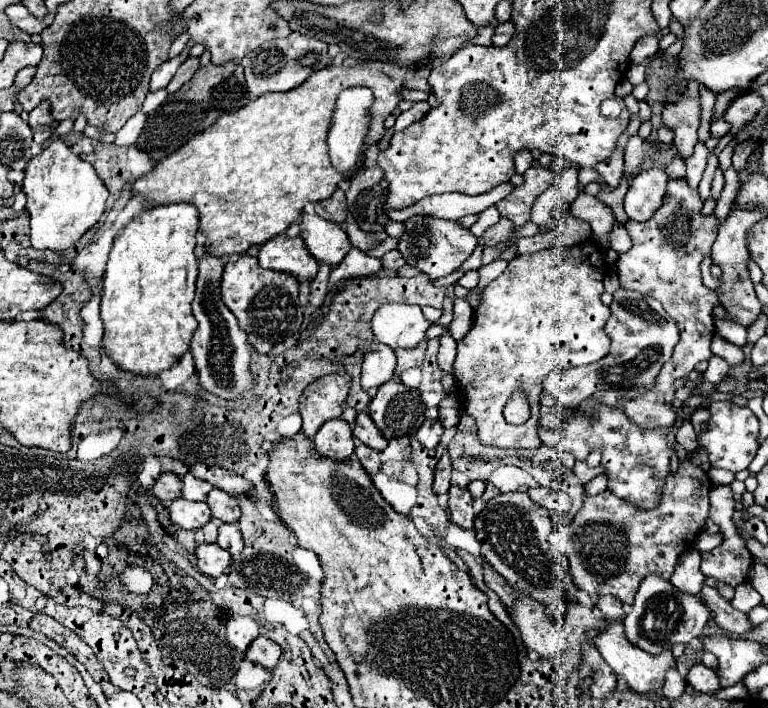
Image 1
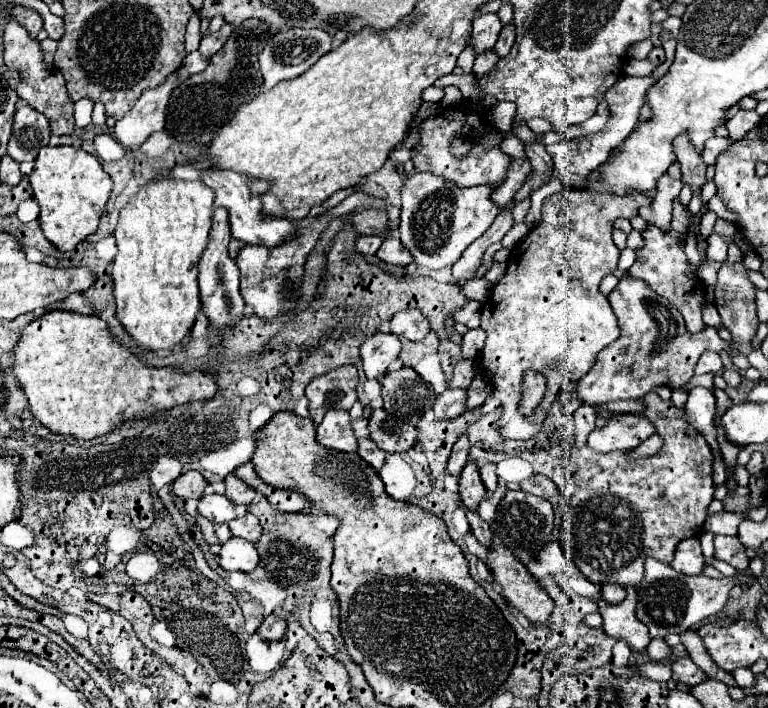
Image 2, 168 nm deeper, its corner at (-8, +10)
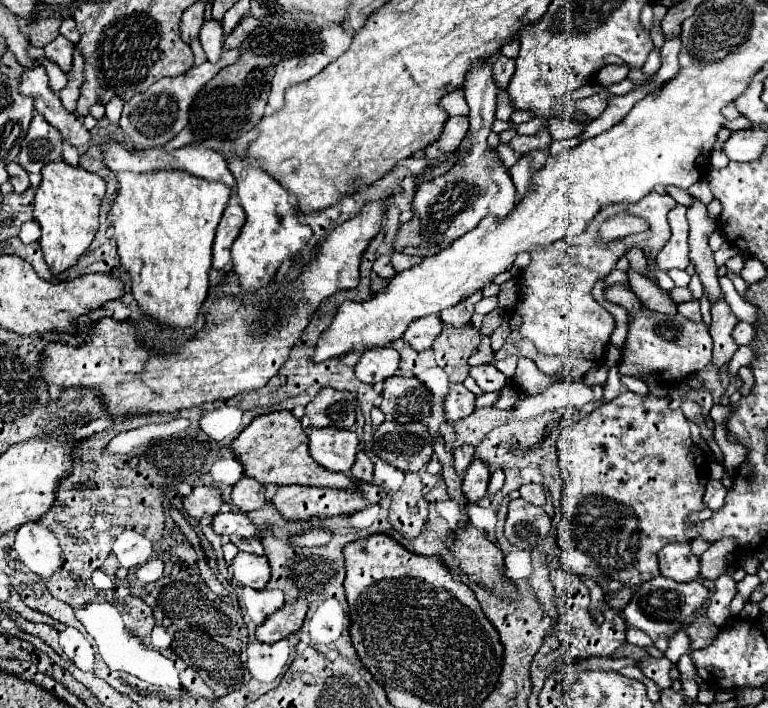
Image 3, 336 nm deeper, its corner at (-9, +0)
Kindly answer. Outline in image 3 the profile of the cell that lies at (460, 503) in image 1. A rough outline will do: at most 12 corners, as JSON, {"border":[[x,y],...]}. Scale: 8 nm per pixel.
{"border":[[475,458],[463,478],[463,494],[471,504],[485,496],[489,466]]}

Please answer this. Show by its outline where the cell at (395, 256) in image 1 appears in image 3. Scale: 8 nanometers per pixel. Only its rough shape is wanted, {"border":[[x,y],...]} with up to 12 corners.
{"border":[[391,252],[397,272],[409,270],[423,260],[403,252]]}

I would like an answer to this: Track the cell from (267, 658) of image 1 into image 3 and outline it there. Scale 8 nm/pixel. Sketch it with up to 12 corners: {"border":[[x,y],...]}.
{"border":[[285,602],[257,626],[257,638],[273,644],[295,634],[309,602]]}

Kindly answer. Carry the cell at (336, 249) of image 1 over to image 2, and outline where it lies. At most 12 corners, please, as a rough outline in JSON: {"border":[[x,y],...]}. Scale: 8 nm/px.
{"border":[[358,236],[360,254],[376,254],[382,244],[378,236]]}

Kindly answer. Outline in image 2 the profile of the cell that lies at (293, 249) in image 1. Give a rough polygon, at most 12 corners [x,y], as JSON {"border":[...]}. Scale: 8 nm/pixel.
{"border":[[202,170],[232,236],[274,248],[296,238],[290,220],[264,218],[260,198],[232,170]]}

